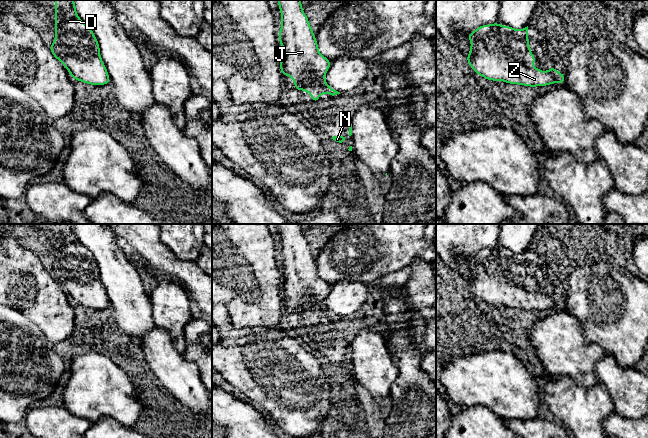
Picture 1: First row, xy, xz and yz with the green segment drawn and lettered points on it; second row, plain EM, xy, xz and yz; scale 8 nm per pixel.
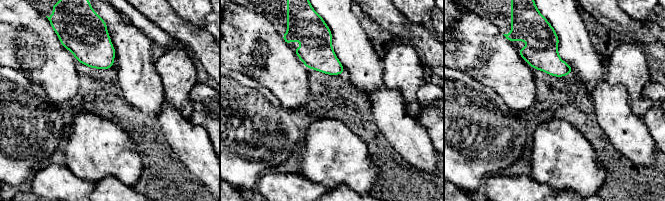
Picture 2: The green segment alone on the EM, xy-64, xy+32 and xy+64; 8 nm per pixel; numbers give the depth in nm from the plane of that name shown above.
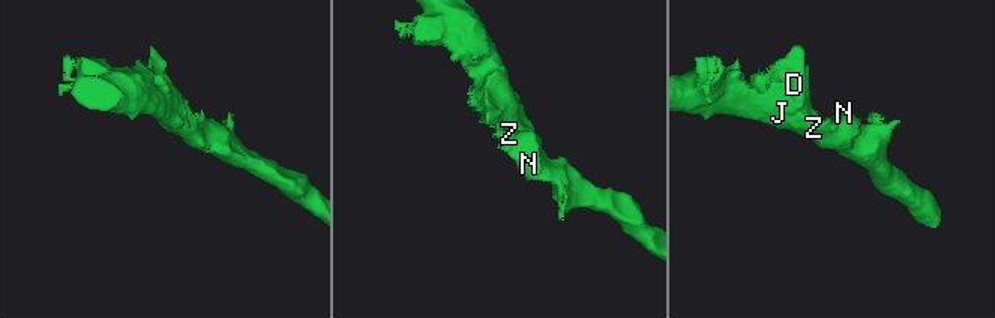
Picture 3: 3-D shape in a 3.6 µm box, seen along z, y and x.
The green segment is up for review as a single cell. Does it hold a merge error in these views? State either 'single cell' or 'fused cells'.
single cell

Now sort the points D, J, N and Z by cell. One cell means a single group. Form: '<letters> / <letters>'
D J N Z

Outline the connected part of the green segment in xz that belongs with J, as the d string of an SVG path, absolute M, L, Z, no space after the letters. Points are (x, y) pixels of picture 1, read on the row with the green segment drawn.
M277 0L281 13L278 39L283 48L280 72L294 80L294 88L307 91L311 99L319 102L320 94L332 96L340 92L328 86L325 74L331 61L318 49L315 34L303 11L300 0Z

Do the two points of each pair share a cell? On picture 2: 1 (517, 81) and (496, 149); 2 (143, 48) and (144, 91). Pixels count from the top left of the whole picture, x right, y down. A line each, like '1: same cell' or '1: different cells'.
1: different cells
2: same cell

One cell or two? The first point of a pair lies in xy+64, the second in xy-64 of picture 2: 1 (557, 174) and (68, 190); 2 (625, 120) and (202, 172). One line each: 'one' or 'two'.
1: two
2: one

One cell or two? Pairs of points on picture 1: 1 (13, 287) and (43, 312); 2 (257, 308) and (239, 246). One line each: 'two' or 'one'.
1: one
2: one

